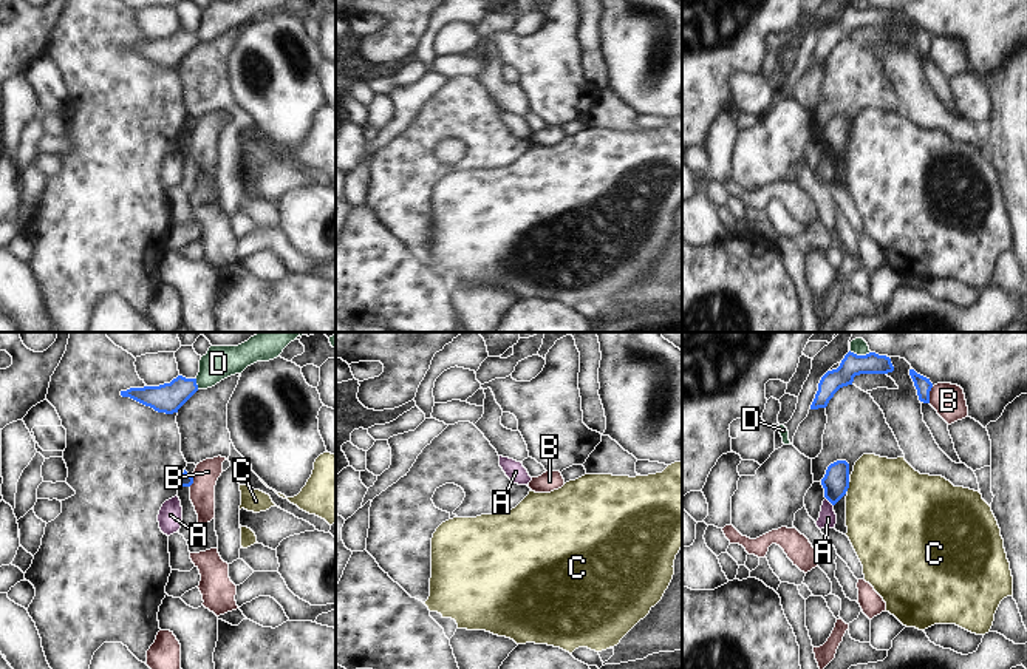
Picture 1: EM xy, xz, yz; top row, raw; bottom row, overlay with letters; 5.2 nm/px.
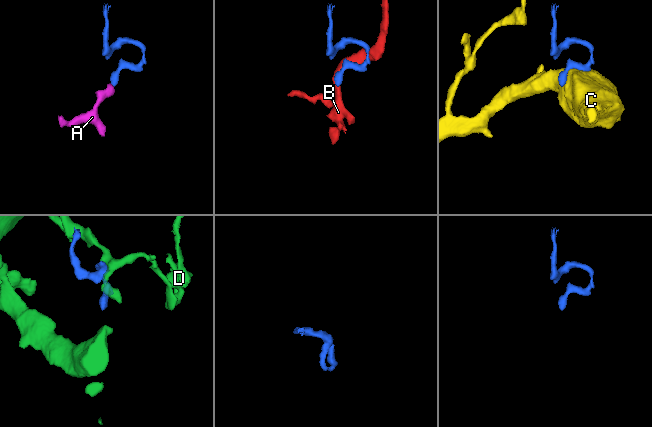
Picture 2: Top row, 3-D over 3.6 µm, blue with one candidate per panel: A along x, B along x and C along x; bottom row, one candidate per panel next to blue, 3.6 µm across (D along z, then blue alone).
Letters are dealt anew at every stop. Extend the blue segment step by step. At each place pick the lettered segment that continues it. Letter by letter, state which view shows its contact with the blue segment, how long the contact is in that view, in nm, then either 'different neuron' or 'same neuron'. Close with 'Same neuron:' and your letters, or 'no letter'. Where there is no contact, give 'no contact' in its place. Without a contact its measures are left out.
A: contact in yz; length 60 nm; different neuron
B: contact in yz; length 90 nm; different neuron
C: contact in yz; length 50 nm; different neuron
D: contact in xy; length 60 nm; different neuron
Same neuron: no letter

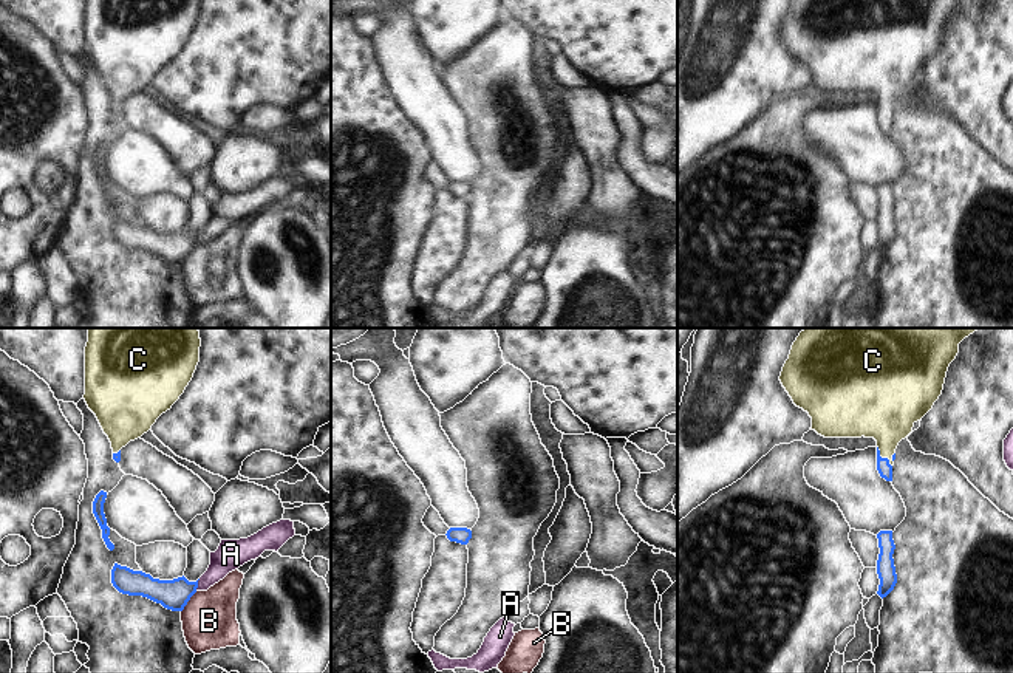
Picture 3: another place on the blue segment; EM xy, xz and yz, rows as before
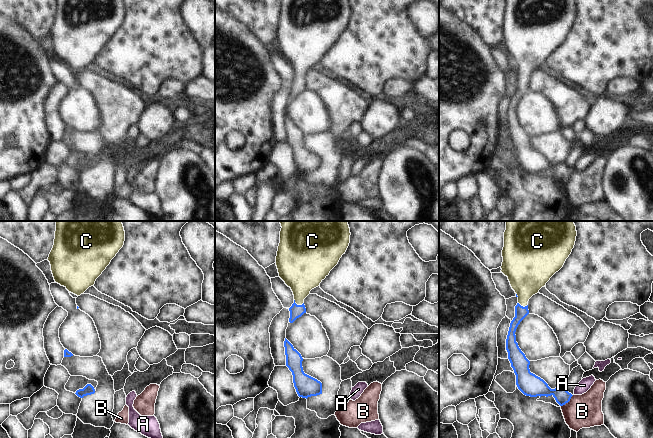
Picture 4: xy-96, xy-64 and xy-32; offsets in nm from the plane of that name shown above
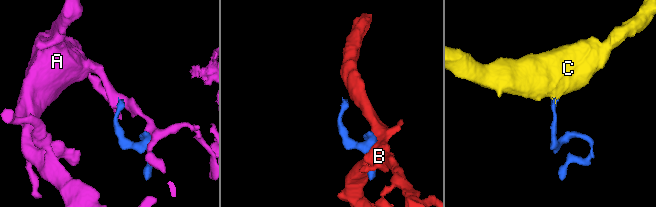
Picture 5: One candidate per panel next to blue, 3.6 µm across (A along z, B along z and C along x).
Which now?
A: contact in xy; length 70 nm; different neuron
B: contact in xy; length 140 nm; different neuron
C: contact in yz; length 130 nm; same neuron
Same neuron: C

